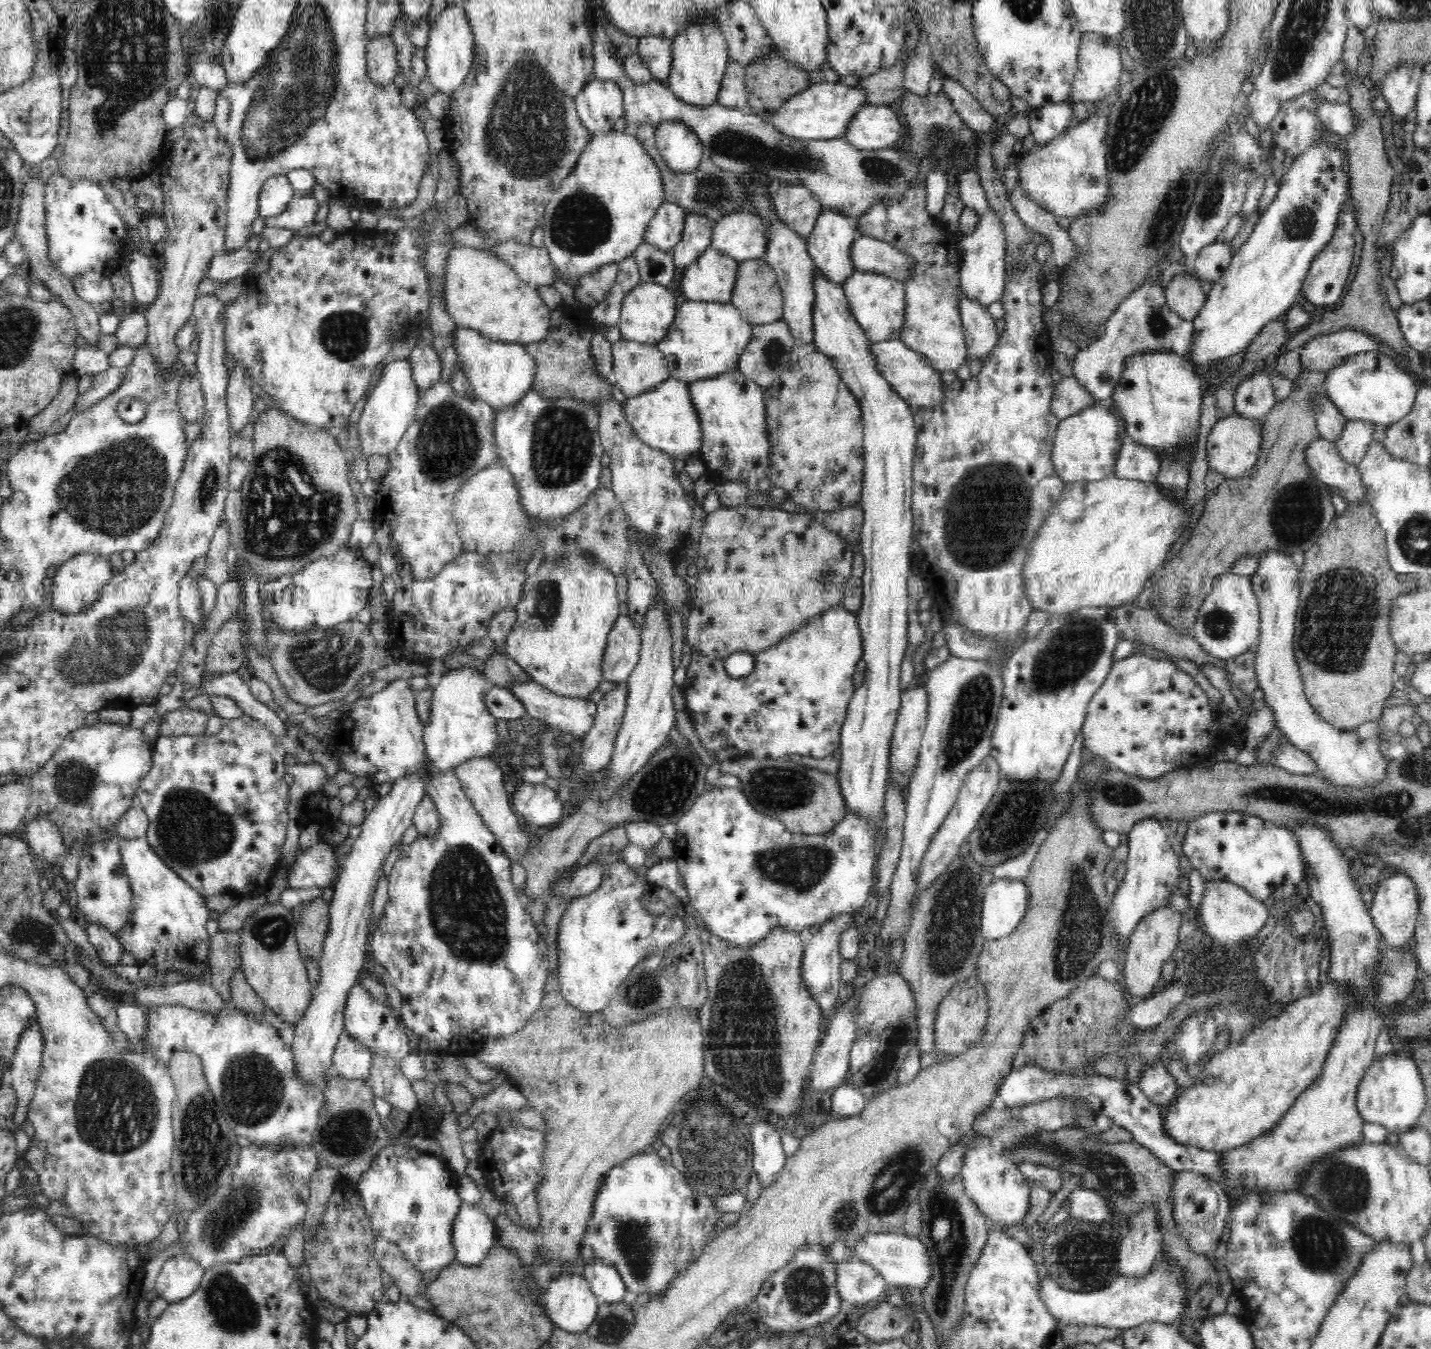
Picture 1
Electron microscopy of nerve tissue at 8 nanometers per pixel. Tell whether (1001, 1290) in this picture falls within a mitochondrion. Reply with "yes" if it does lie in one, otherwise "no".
no

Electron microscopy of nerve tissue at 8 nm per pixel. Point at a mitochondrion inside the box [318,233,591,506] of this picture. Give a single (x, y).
(448, 444)

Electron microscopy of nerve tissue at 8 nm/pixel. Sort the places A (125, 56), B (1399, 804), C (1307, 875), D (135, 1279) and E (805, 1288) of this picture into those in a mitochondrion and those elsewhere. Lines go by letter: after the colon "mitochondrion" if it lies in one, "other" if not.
A: mitochondrion
B: mitochondrion
C: other
D: other
E: mitochondrion

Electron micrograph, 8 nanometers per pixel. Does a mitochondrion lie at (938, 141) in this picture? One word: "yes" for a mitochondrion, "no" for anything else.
yes

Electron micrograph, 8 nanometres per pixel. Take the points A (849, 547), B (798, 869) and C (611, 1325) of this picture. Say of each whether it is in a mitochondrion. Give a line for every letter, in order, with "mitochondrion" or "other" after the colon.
A: other
B: mitochondrion
C: mitochondrion

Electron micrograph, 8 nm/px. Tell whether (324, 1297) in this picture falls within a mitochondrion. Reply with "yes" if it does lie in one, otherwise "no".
no

